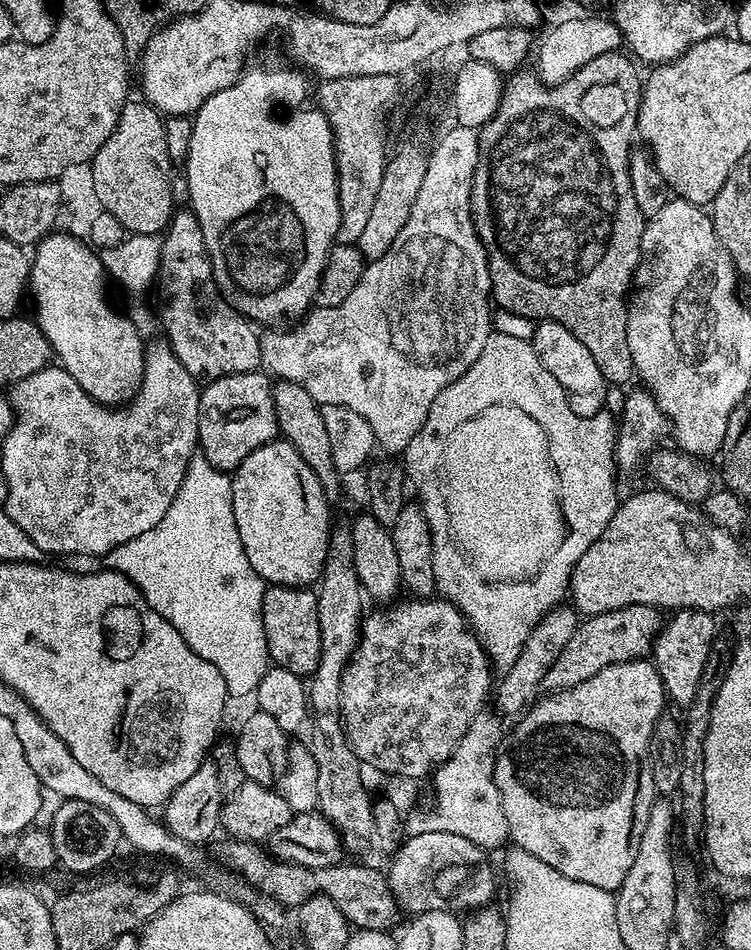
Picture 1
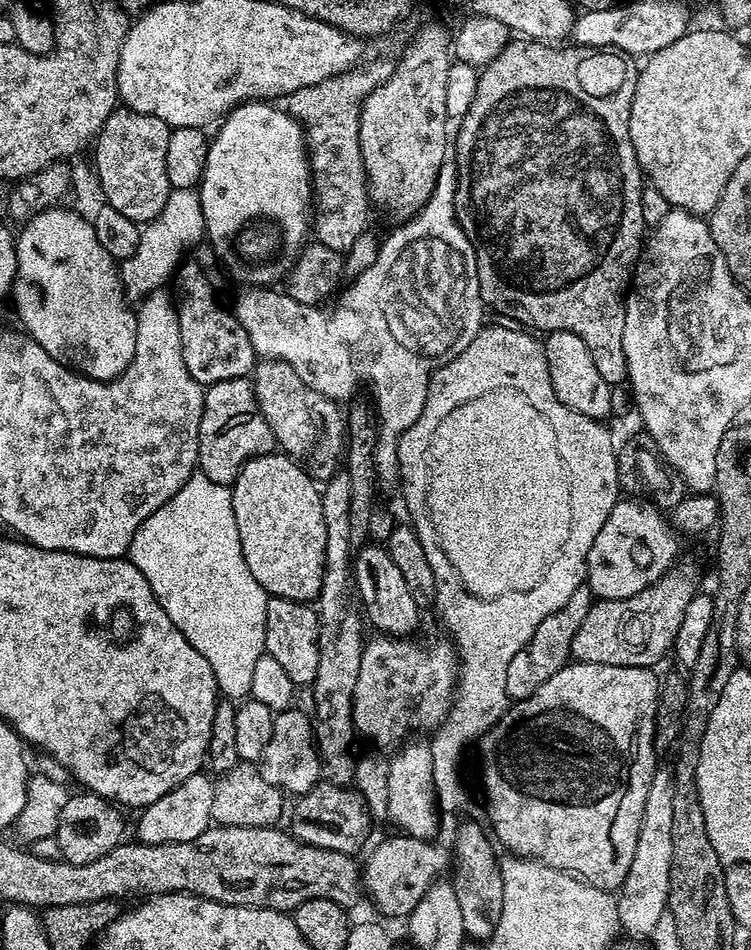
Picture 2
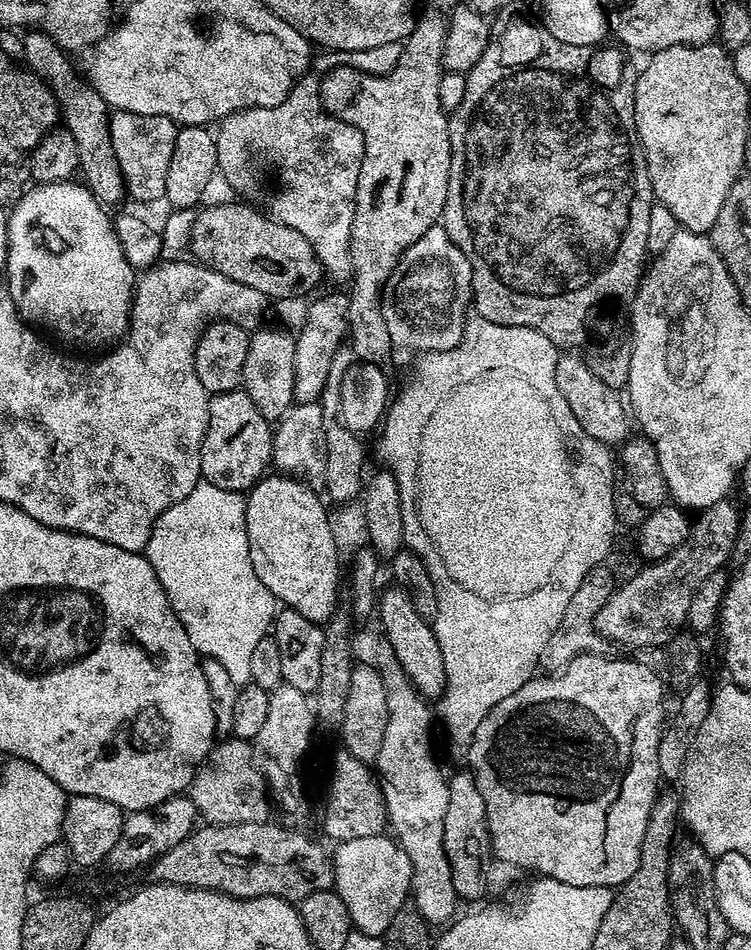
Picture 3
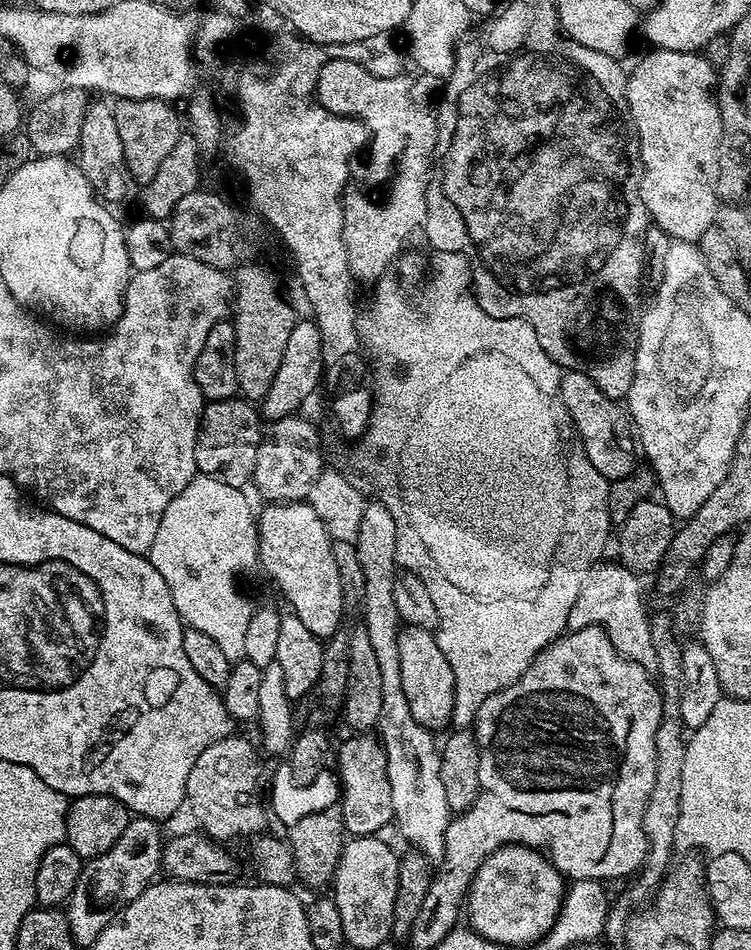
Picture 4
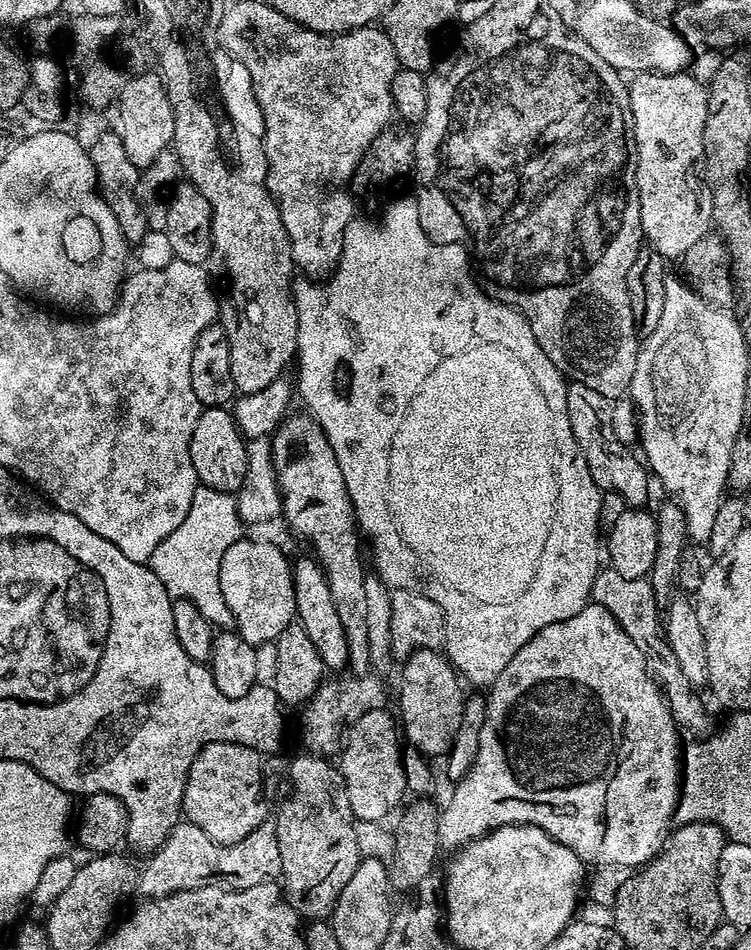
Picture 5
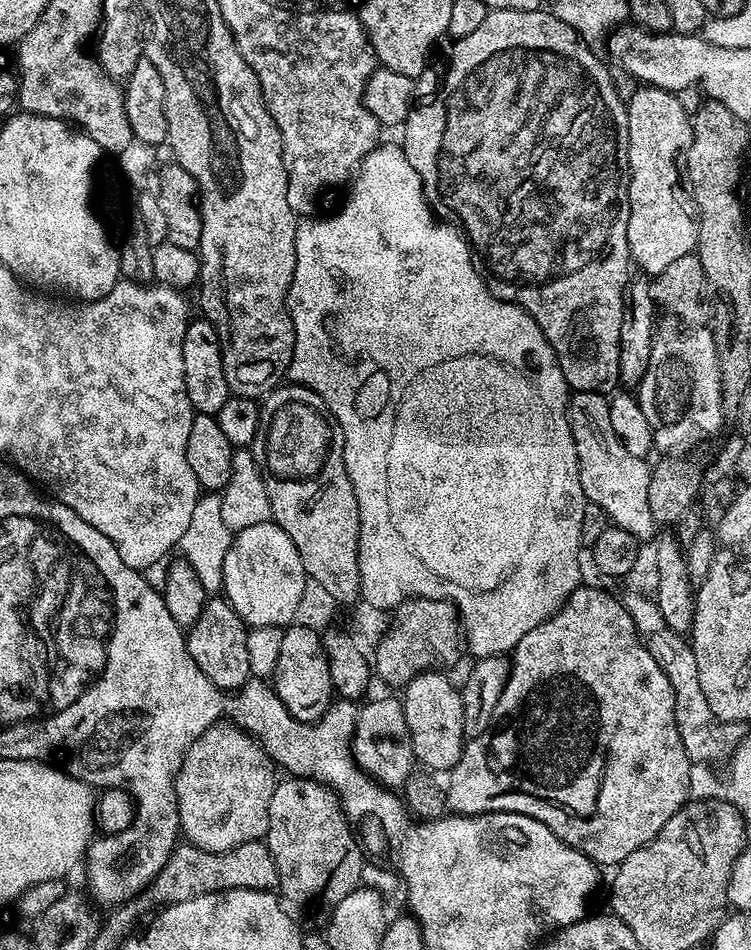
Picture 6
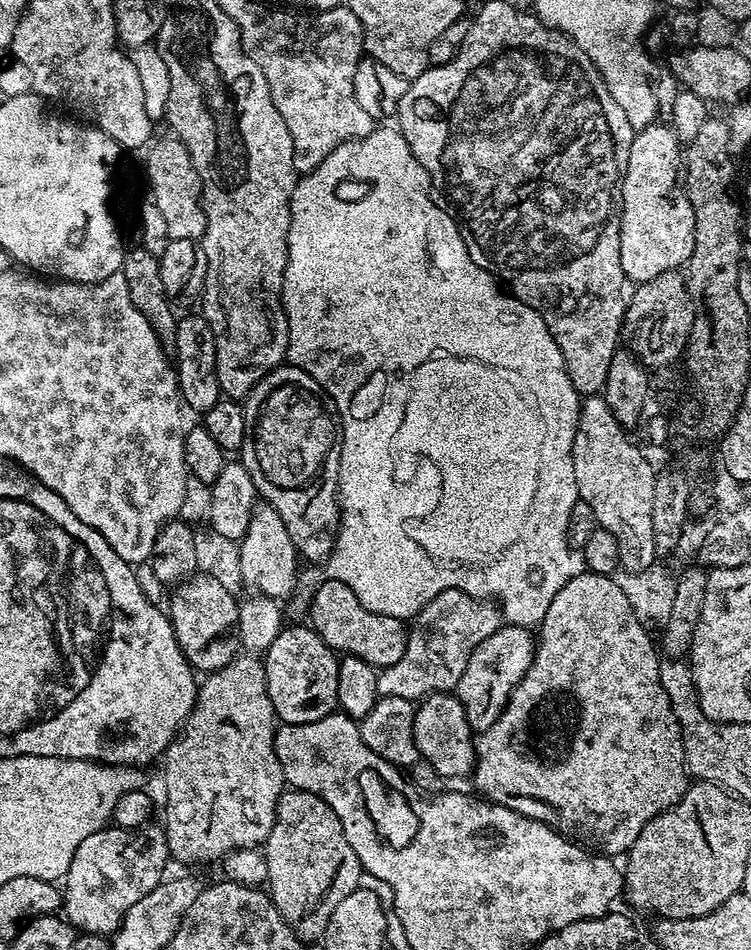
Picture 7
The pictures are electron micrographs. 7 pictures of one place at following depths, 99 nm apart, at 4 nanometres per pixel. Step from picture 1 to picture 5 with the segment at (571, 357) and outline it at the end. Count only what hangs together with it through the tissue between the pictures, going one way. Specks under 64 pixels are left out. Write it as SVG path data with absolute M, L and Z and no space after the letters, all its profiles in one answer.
M568 384L566 410L570 414L570 430L574 430L574 438L586 458L586 466L590 466L590 474L596 485L604 492L613 492L624 499L625 505L644 506L648 500L648 480L650 472L636 456L616 437L612 429L613 405L598 390L590 390L590 386Z

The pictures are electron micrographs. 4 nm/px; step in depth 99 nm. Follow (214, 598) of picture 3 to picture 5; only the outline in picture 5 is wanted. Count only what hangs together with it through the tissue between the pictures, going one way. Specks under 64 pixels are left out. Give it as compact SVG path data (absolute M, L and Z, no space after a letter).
M203 486L197 487L190 502L190 510L186 510L186 518L182 518L182 522L173 530L172 535L165 538L154 550L150 561L152 572L158 574L169 596L177 600L189 600L194 606L198 606L202 618L206 618L214 626L228 626L233 623L232 612L226 606L220 589L220 563L222 554L226 554L226 550L230 550L230 546L234 546L234 542L241 539L240 528L242 529L242 521L233 493Z

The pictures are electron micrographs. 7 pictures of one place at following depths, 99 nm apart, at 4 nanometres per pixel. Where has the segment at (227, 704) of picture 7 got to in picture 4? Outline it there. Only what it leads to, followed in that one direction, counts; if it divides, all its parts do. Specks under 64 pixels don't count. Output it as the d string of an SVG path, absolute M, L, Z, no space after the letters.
M236 739L216 740L210 746L206 746L206 750L198 754L194 770L190 770L188 779L187 807L192 807L197 822L202 826L200 828L216 842L228 842L226 840L232 840L235 836L252 838L265 831L266 800L263 795L260 797L260 760L256 757L250 741Z

